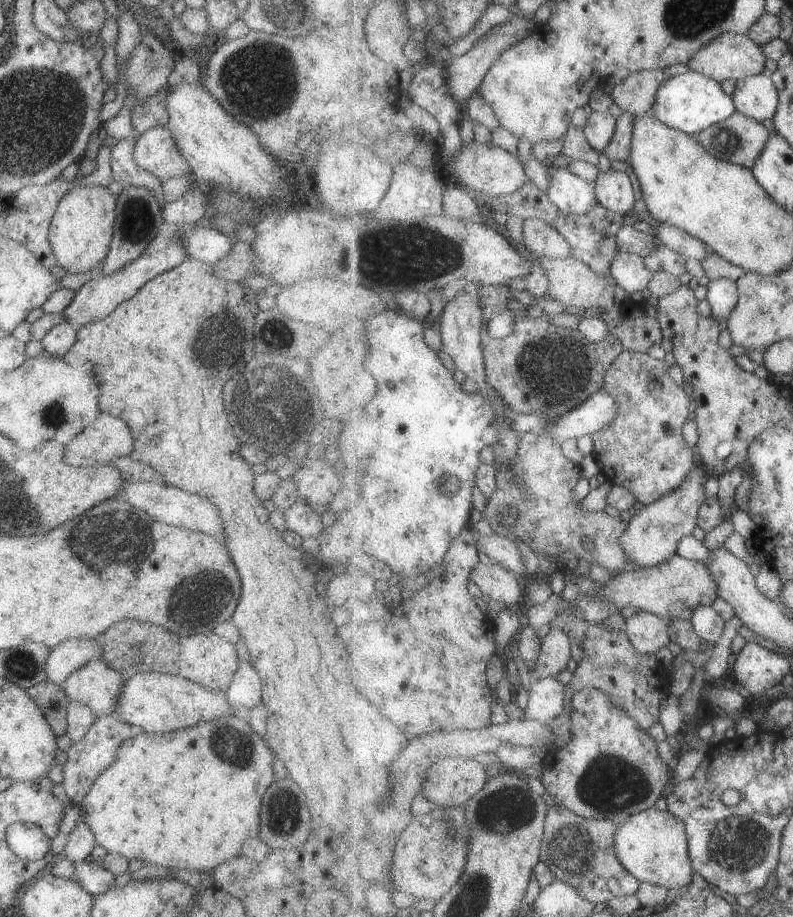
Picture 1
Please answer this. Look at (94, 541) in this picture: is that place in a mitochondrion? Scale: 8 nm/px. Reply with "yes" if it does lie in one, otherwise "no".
yes

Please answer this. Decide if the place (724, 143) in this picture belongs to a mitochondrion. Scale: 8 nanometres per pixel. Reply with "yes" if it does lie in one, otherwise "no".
yes

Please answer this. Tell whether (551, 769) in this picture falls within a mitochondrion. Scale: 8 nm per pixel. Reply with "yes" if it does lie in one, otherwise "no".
no

